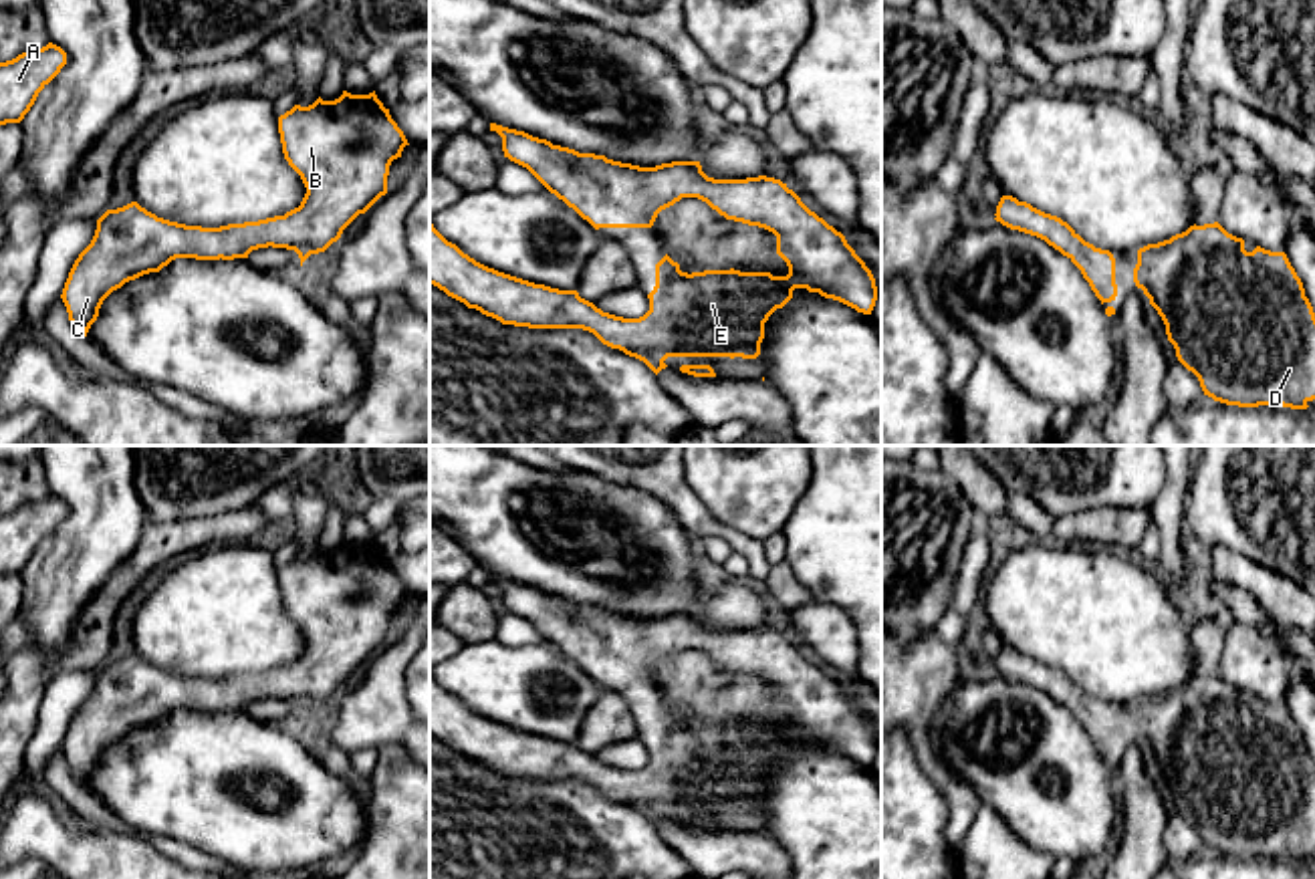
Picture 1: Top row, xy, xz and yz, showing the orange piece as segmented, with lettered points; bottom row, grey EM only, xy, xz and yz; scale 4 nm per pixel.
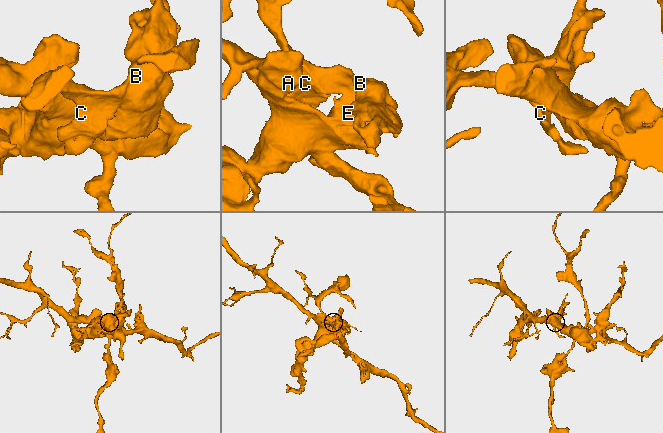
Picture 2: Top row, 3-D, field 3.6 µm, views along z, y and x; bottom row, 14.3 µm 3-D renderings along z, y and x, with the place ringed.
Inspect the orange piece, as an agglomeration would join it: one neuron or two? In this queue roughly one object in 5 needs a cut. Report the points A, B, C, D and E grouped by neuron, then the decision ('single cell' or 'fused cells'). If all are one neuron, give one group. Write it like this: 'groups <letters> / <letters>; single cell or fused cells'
groups A B C D E; single cell

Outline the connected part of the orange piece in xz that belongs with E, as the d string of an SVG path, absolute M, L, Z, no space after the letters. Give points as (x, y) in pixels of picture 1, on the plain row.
M490 575L502 589L504 609L526 619L551 645L573 659L595 681L599 679L651 679L658 665L682 649L706 653L726 671L758 677L776 687L776 706L787 714L787 728L770 724L704 722L682 724L668 706L655 716L655 738L647 746L649 762L639 770L603 764L577 742L559 742L534 736L488 720L456 696L448 694L430 667L430 736L448 748L476 760L502 776L528 780L583 780L603 796L643 812L655 827L666 821L668 808L742 808L756 810L764 790L764 774L783 760L795 740L819 744L857 764L871 766L877 738L871 722L847 696L845 687L811 663L801 649L781 631L758 627L746 631L714 631L702 623L700 613L672 613L639 619L607 611L605 607L579 605L553 597L524 583Z

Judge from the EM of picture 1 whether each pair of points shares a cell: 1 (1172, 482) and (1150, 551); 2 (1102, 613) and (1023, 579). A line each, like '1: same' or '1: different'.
1: different
2: same

